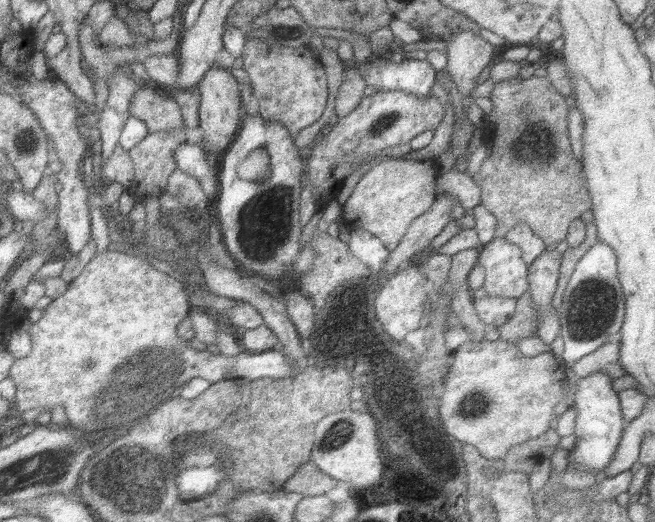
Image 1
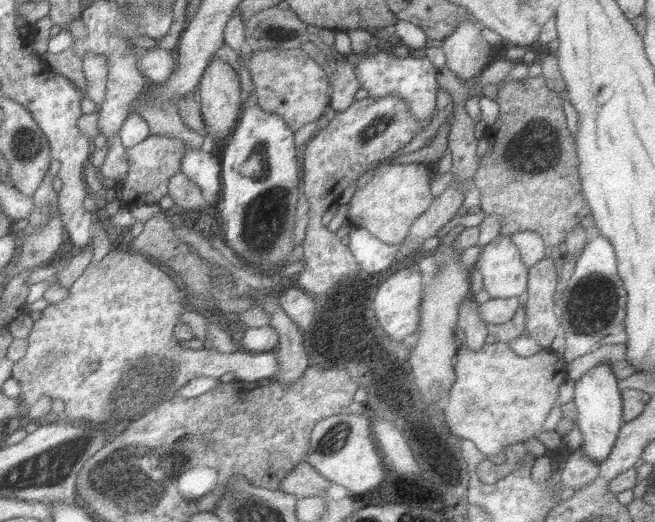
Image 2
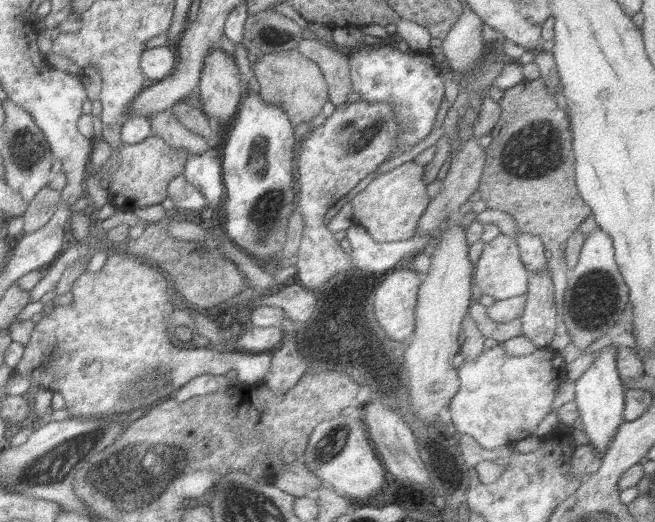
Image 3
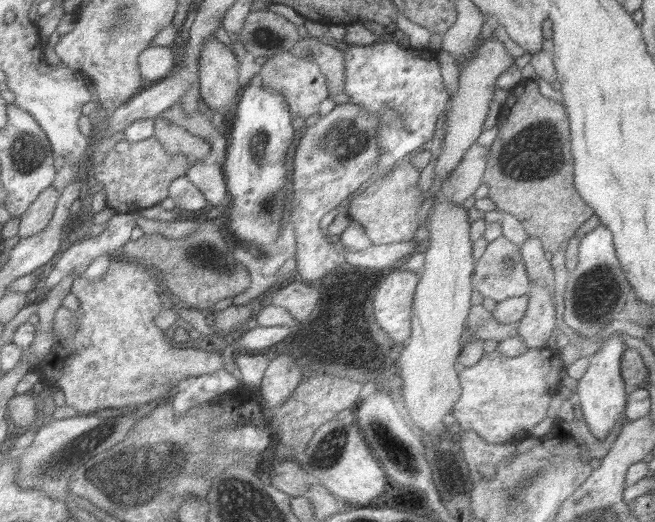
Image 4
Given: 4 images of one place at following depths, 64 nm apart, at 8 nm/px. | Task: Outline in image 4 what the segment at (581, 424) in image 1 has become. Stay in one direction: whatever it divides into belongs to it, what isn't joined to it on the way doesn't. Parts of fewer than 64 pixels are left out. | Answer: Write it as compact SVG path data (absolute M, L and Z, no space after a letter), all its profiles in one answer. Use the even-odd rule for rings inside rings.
M625 332L619 334L617 338L607 338L603 340L603 344L599 346L597 352L593 352L593 356L589 358L589 368L587 372L581 376L581 380L577 380L577 398L579 398L579 406L583 410L583 418L591 430L591 434L599 440L605 440L611 432L611 428L619 422L619 418L625 412L625 404L627 404L627 394L629 388L625 388L623 378L621 378L621 354L627 350L625 342Z

